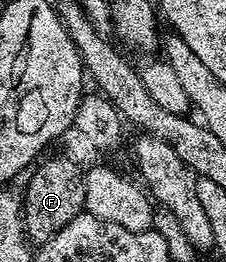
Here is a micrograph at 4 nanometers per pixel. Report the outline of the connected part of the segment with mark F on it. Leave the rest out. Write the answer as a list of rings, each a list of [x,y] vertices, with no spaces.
[[[56,156],[45,164],[39,164],[31,169],[33,172],[28,180],[28,189],[22,195],[24,235],[36,246],[45,244],[58,229],[66,226],[66,222],[79,216],[84,211],[86,202],[83,167],[79,168],[74,161],[67,160],[64,156]]]

